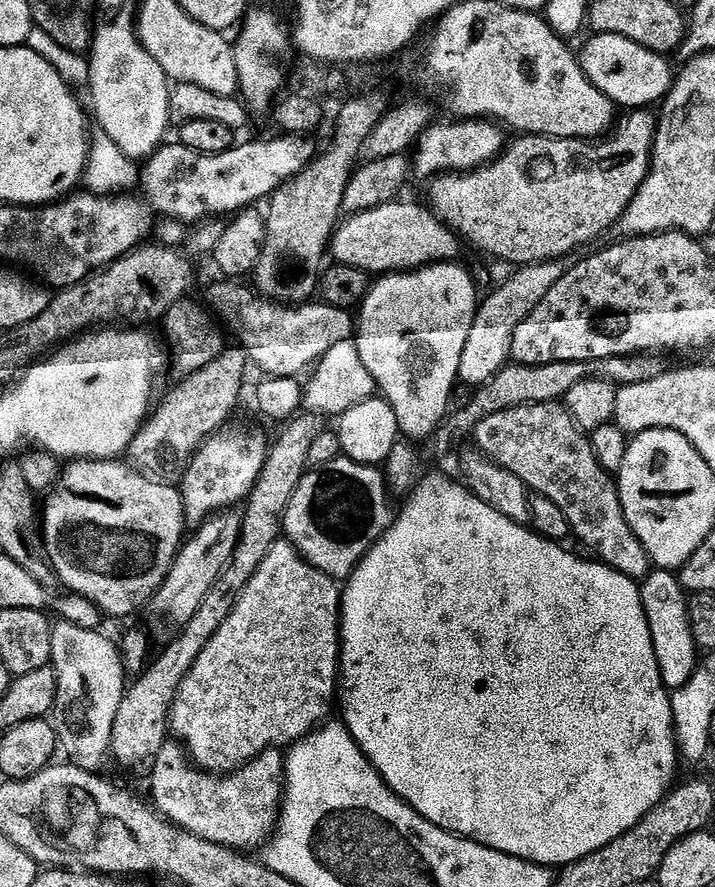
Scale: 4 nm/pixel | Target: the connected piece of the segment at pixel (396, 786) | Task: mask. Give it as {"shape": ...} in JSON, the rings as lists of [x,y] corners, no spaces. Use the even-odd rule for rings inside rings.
{"shape":[[[432,472],[432,473],[430,473],[430,474],[429,474],[429,476],[424,476],[424,477],[423,477],[423,476],[424,476],[424,475],[421,475],[421,476],[420,476],[420,477],[419,477],[419,480],[418,480],[418,483],[417,483],[417,484],[416,484],[416,485],[415,485],[415,487],[413,487],[413,489],[412,489],[412,491],[411,491],[411,493],[410,493],[410,495],[409,495],[409,496],[408,496],[408,497],[407,497],[407,499],[405,499],[405,500],[408,500],[408,499],[409,499],[409,500],[408,500],[408,501],[406,501],[406,502],[405,502],[405,504],[404,504],[404,509],[402,509],[402,510],[401,510],[401,512],[400,512],[400,509],[399,509],[399,512],[398,512],[398,515],[397,515],[397,516],[396,516],[396,517],[395,517],[395,519],[393,519],[393,521],[392,521],[392,524],[391,524],[391,525],[390,525],[390,527],[389,527],[389,528],[388,528],[388,531],[387,531],[387,532],[385,532],[385,533],[384,533],[384,535],[383,535],[383,536],[381,536],[381,537],[380,537],[380,541],[379,541],[379,542],[378,542],[378,543],[376,543],[376,545],[374,545],[374,546],[373,546],[373,547],[372,547],[372,549],[370,549],[370,551],[369,551],[369,552],[368,552],[368,555],[367,555],[367,556],[365,556],[365,557],[364,557],[364,559],[363,559],[363,560],[361,560],[361,561],[360,561],[360,565],[359,565],[359,566],[358,566],[358,567],[356,567],[356,568],[355,568],[355,570],[354,570],[354,571],[353,571],[353,572],[352,572],[352,574],[351,574],[351,576],[349,576],[349,577],[348,577],[348,579],[347,579],[347,581],[346,581],[346,583],[345,583],[345,584],[344,584],[344,585],[343,585],[343,588],[342,588],[342,595],[341,595],[341,597],[340,597],[340,626],[339,626],[339,630],[340,630],[340,662],[339,662],[339,665],[338,665],[338,708],[341,708],[341,710],[342,710],[342,711],[344,711],[344,716],[342,716],[342,722],[343,722],[343,723],[344,723],[344,725],[345,725],[345,726],[347,726],[347,728],[348,728],[348,733],[349,733],[349,734],[350,734],[350,735],[351,735],[351,736],[352,736],[352,737],[353,737],[353,738],[354,738],[354,742],[355,742],[355,743],[356,743],[356,745],[358,745],[358,746],[359,746],[359,748],[361,748],[361,749],[362,749],[362,750],[363,750],[363,752],[364,752],[364,756],[365,756],[365,757],[366,757],[366,758],[367,758],[367,760],[368,760],[368,761],[370,761],[370,762],[371,762],[371,763],[372,763],[372,766],[373,766],[373,768],[375,768],[375,770],[376,770],[376,773],[378,773],[378,774],[379,774],[379,775],[380,775],[380,777],[381,777],[381,779],[383,779],[383,780],[384,780],[384,783],[385,783],[385,784],[387,784],[387,786],[388,786],[388,789],[390,789],[390,790],[391,790],[391,792],[392,792],[392,793],[394,793],[394,794],[395,794],[395,796],[399,796],[399,797],[400,797],[400,799],[401,799],[401,800],[405,800],[405,802],[407,802],[407,804],[409,804],[409,806],[411,806],[411,807],[412,807],[412,808],[413,808],[413,810],[415,810],[415,812],[417,812],[417,814],[418,814],[418,815],[419,815],[419,816],[421,816],[421,817],[422,817],[422,818],[426,818],[426,819],[427,819],[427,820],[428,820],[428,821],[430,821],[430,822],[431,822],[431,823],[432,823],[432,824],[437,824],[437,826],[438,826],[438,827],[440,827],[440,828],[444,828],[444,829],[446,829],[446,831],[448,831],[448,832],[452,832],[452,833],[454,833],[454,835],[456,835],[456,836],[462,836],[462,837],[464,837],[464,839],[465,839],[465,840],[473,840],[473,841],[474,841],[474,842],[478,842],[478,843],[479,843],[479,844],[484,844],[484,845],[485,845],[485,846],[487,846],[487,847],[488,847],[488,848],[493,848],[493,849],[494,849],[494,850],[498,850],[498,851],[499,851],[499,852],[504,852],[504,853],[505,853],[505,854],[506,854],[506,855],[507,855],[507,856],[516,856],[516,857],[518,857],[518,859],[519,859],[519,860],[526,860],[526,861],[528,861],[528,863],[530,863],[530,864],[538,864],[538,865],[541,865],[541,866],[553,866],[553,865],[552,865],[552,864],[556,864],[556,865],[555,865],[555,866],[563,866],[563,865],[565,865],[565,864],[573,864],[573,863],[574,863],[574,862],[578,862],[578,861],[579,861],[579,860],[581,860],[581,859],[582,859],[582,858],[586,858],[586,857],[587,857],[587,856],[589,856],[589,855],[590,855],[590,854],[594,854],[594,853],[595,853],[595,852],[597,852],[597,851],[598,851],[598,850],[602,850],[602,846],[606,846],[606,845],[607,845],[607,844],[609,844],[609,843],[610,843],[610,842],[614,842],[614,838],[618,838],[618,837],[619,837],[619,836],[621,836],[621,835],[622,835],[622,834],[626,834],[626,833],[627,833],[627,832],[628,832],[628,831],[630,831],[630,830],[631,830],[631,828],[633,828],[633,827],[634,827],[634,826],[635,826],[635,824],[637,824],[637,823],[638,823],[638,822],[639,822],[639,821],[640,821],[640,820],[641,820],[641,818],[643,818],[643,817],[644,817],[644,815],[646,815],[646,814],[647,814],[647,812],[648,812],[648,811],[650,811],[650,809],[651,809],[651,808],[657,808],[657,806],[658,806],[658,805],[659,805],[659,804],[661,804],[661,803],[662,803],[662,802],[663,802],[663,801],[664,801],[664,797],[665,797],[665,796],[667,796],[667,795],[668,795],[668,793],[669,793],[669,791],[670,791],[670,789],[671,789],[671,788],[672,788],[672,787],[673,787],[673,784],[674,784],[674,781],[675,781],[675,780],[676,780],[676,779],[677,779],[677,777],[676,777],[676,778],[675,778],[675,776],[676,776],[676,760],[677,760],[677,761],[678,761],[678,747],[677,747],[677,741],[676,741],[676,730],[675,730],[675,718],[674,718],[674,714],[673,714],[673,713],[672,713],[672,697],[671,697],[671,695],[670,695],[670,692],[669,692],[669,689],[667,689],[667,688],[665,688],[665,687],[664,687],[664,679],[663,679],[663,678],[662,678],[662,674],[661,674],[661,673],[660,673],[660,667],[659,667],[659,666],[658,666],[658,658],[657,658],[657,657],[656,657],[656,655],[655,655],[655,654],[654,654],[654,642],[653,642],[653,641],[652,641],[652,635],[651,635],[651,634],[650,634],[650,626],[649,626],[649,625],[648,625],[648,619],[647,619],[647,618],[646,618],[646,614],[645,614],[645,613],[644,613],[644,607],[643,607],[643,606],[642,606],[642,598],[641,598],[641,597],[640,597],[640,584],[639,584],[639,583],[637,583],[637,581],[635,581],[635,580],[631,580],[631,578],[630,578],[630,577],[629,577],[629,576],[624,576],[624,575],[623,575],[623,574],[621,574],[621,572],[615,572],[615,570],[613,570],[613,568],[610,568],[610,567],[608,567],[608,565],[607,565],[607,564],[605,564],[605,563],[603,563],[603,562],[597,562],[597,561],[596,561],[596,560],[595,560],[595,559],[592,559],[592,558],[588,558],[588,559],[589,559],[589,560],[579,560],[579,558],[578,558],[578,557],[576,557],[576,556],[575,556],[575,554],[574,554],[574,553],[572,553],[572,552],[567,552],[567,550],[566,550],[566,549],[564,549],[564,546],[561,546],[561,545],[560,545],[560,544],[559,544],[559,543],[557,543],[557,541],[554,541],[554,540],[546,540],[546,539],[544,539],[544,537],[543,537],[543,536],[539,536],[539,534],[538,534],[538,533],[537,533],[537,532],[535,532],[535,531],[534,531],[534,530],[533,530],[533,529],[532,529],[532,528],[531,528],[531,527],[528,527],[528,526],[525,526],[525,525],[523,525],[523,524],[516,524],[516,523],[515,523],[515,522],[513,522],[513,520],[511,520],[511,519],[510,519],[510,518],[506,518],[506,517],[505,517],[505,516],[503,516],[503,515],[502,515],[502,513],[500,513],[500,512],[499,512],[499,511],[498,511],[498,510],[494,510],[494,506],[490,506],[490,505],[489,505],[489,504],[487,504],[487,503],[486,503],[486,502],[482,502],[482,501],[481,501],[481,500],[480,500],[480,499],[479,499],[479,498],[477,498],[477,497],[476,497],[476,495],[475,495],[475,494],[473,494],[473,492],[471,492],[471,491],[470,491],[470,490],[469,490],[469,489],[468,489],[468,488],[467,488],[467,487],[465,487],[465,485],[464,485],[464,484],[463,484],[463,483],[460,483],[460,482],[457,482],[457,484],[455,484],[455,482],[454,482],[454,481],[452,481],[452,480],[451,480],[451,478],[450,478],[450,477],[448,477],[448,476],[439,476],[439,474],[438,474],[438,473],[436,473],[436,472]]]}

